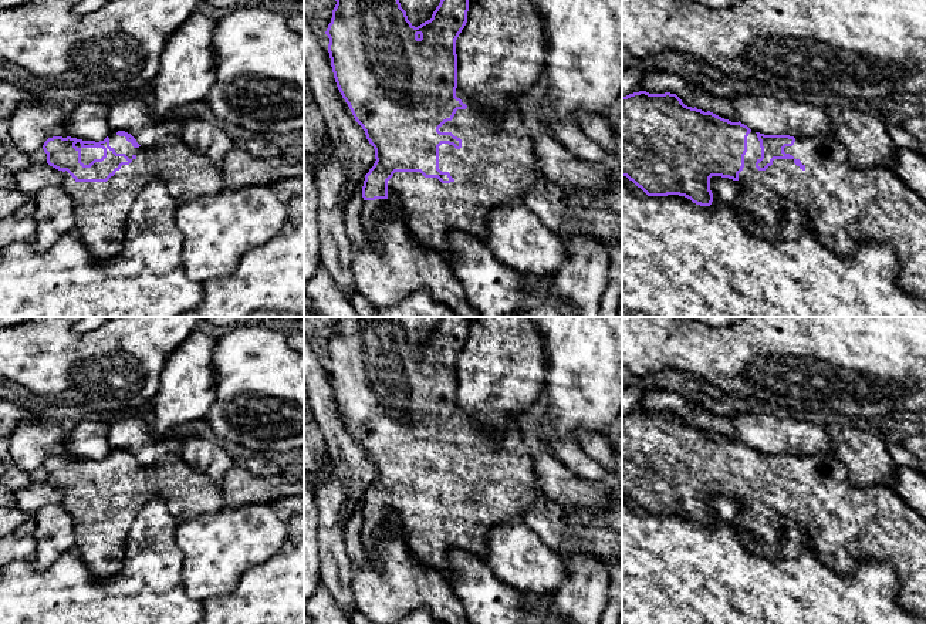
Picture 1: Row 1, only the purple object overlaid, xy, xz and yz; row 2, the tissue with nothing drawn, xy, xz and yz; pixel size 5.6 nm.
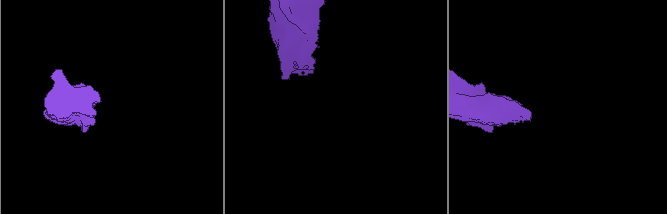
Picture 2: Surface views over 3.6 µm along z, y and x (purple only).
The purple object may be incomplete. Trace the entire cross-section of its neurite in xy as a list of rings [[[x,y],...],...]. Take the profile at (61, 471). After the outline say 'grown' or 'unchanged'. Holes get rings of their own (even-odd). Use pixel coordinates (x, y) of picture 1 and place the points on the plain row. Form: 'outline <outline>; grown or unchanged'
outline [[[125,449],[99,461],[53,455],[43,468],[47,482],[64,490],[61,505],[74,522],[75,550],[98,579],[122,567],[129,529],[151,497],[168,500],[178,523],[224,506],[220,485],[180,453],[155,465],[141,465]]]; grown

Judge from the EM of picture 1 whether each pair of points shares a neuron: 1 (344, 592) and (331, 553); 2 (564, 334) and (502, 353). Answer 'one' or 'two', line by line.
1: one
2: two

